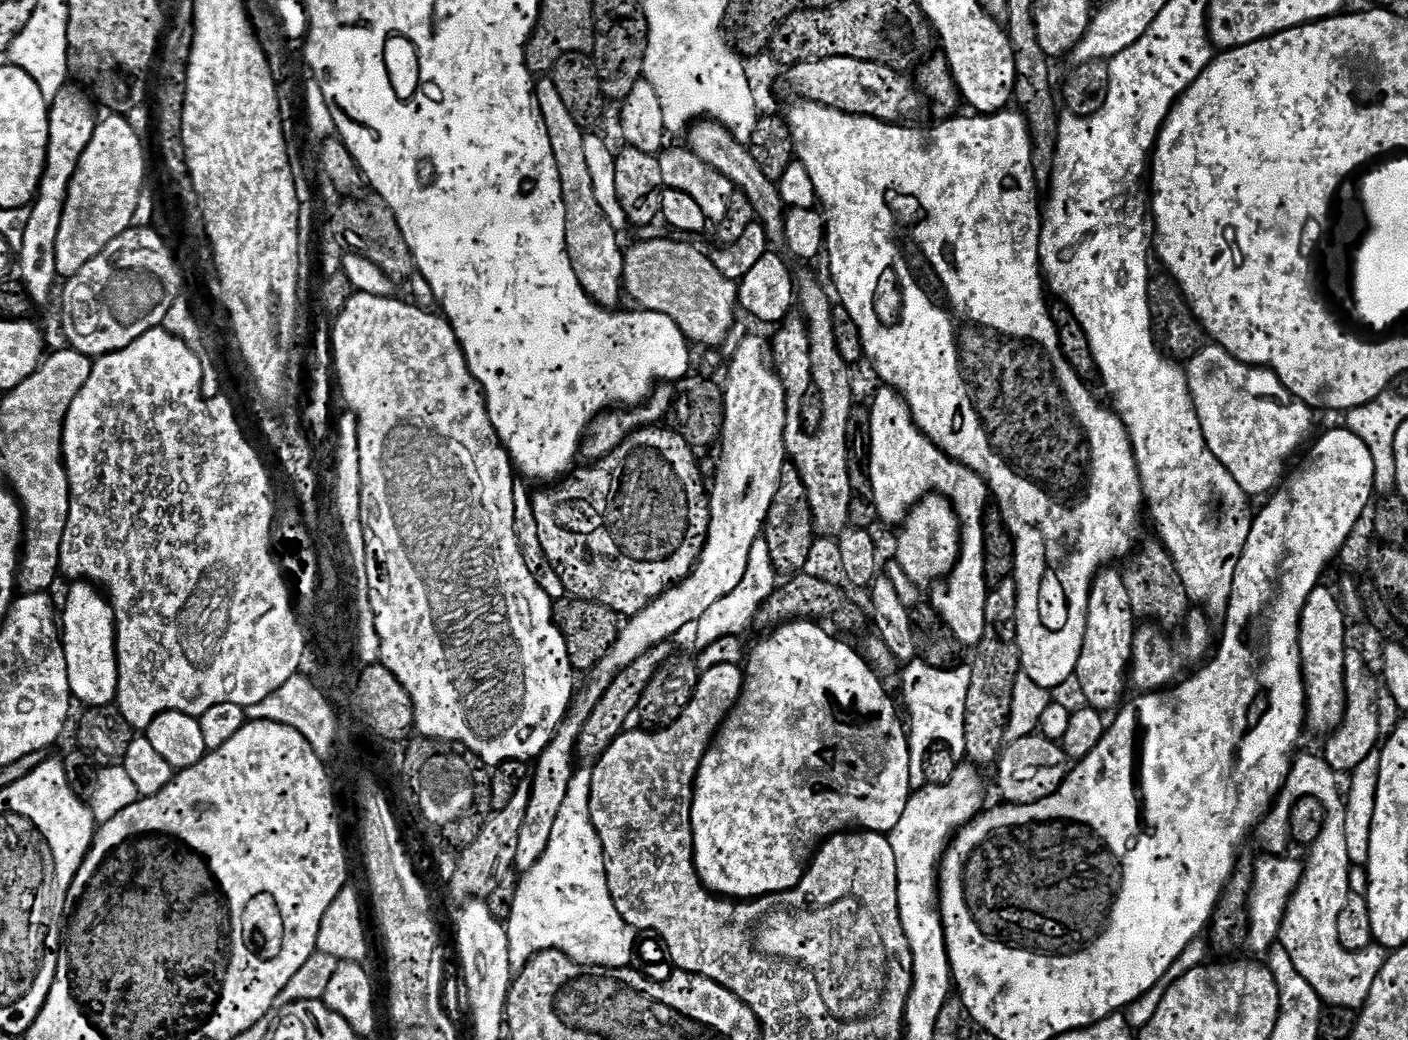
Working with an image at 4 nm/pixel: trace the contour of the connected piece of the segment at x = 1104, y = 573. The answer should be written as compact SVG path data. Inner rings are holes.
M1111 566L1097 571L1086 614L1086 638L1082 642L1082 654L1074 677L1075 683L1080 683L1081 694L1088 699L1085 700L1087 707L1104 714L1107 708L1115 709L1125 699L1124 687L1127 689L1130 684L1132 647L1137 627L1138 618L1130 606L1130 594L1126 594L1123 571Z

